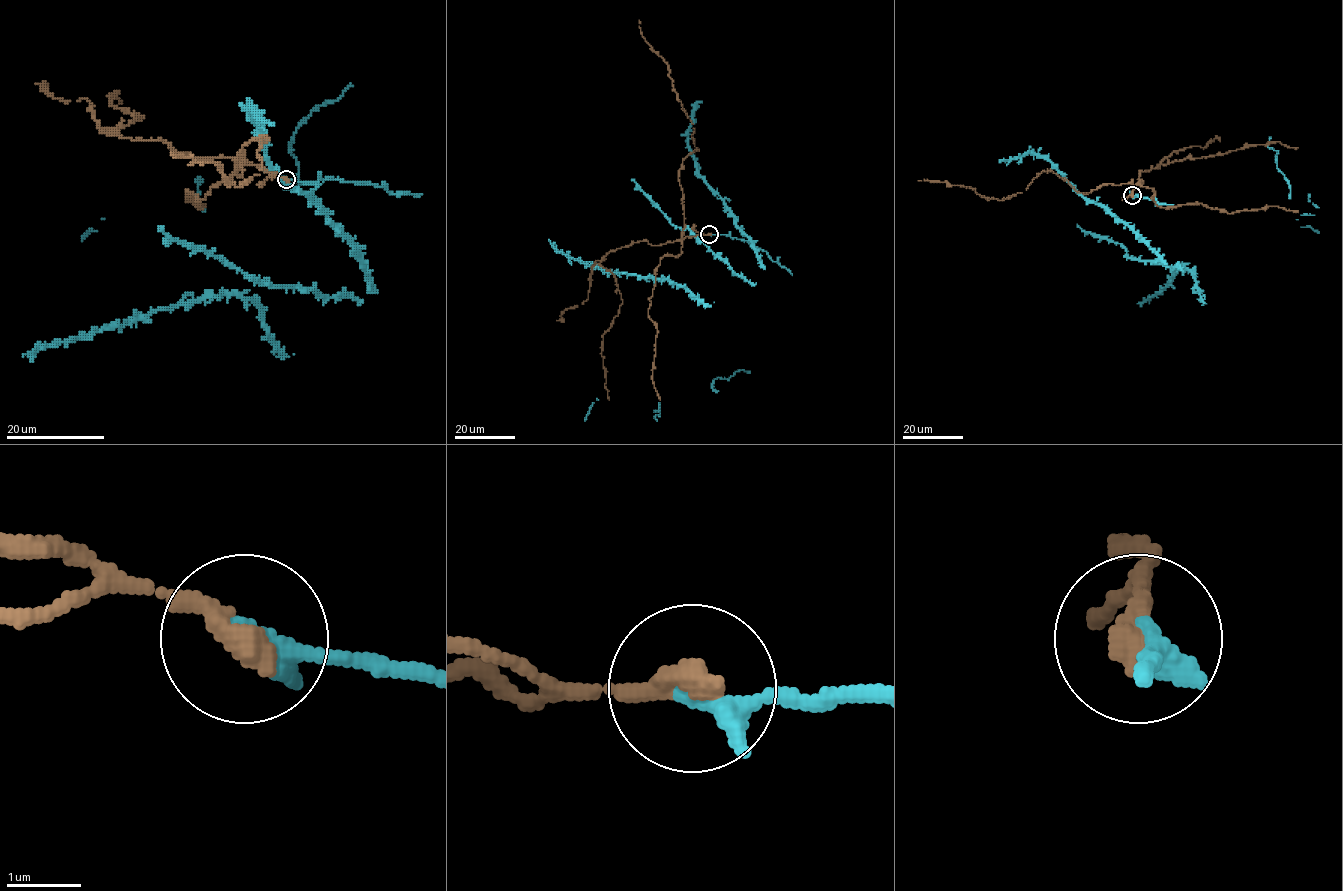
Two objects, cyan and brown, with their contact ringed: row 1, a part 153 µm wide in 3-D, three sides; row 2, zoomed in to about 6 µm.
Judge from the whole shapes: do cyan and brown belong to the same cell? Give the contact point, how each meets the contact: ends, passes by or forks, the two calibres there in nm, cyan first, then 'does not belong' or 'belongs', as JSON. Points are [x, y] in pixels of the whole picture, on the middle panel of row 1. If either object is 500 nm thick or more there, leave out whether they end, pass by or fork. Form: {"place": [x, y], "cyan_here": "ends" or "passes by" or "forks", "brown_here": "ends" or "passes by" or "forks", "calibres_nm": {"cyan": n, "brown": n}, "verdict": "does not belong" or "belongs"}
{"place": [709, 234], "cyan_here": "ends", "brown_here": "ends", "calibres_nm": {"cyan": 340, "brown": 400}, "verdict": "belongs"}

